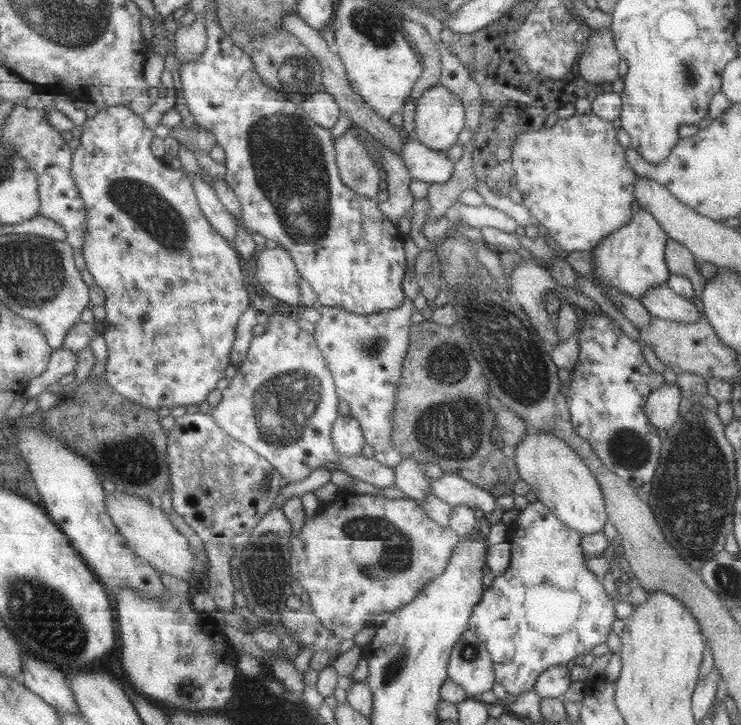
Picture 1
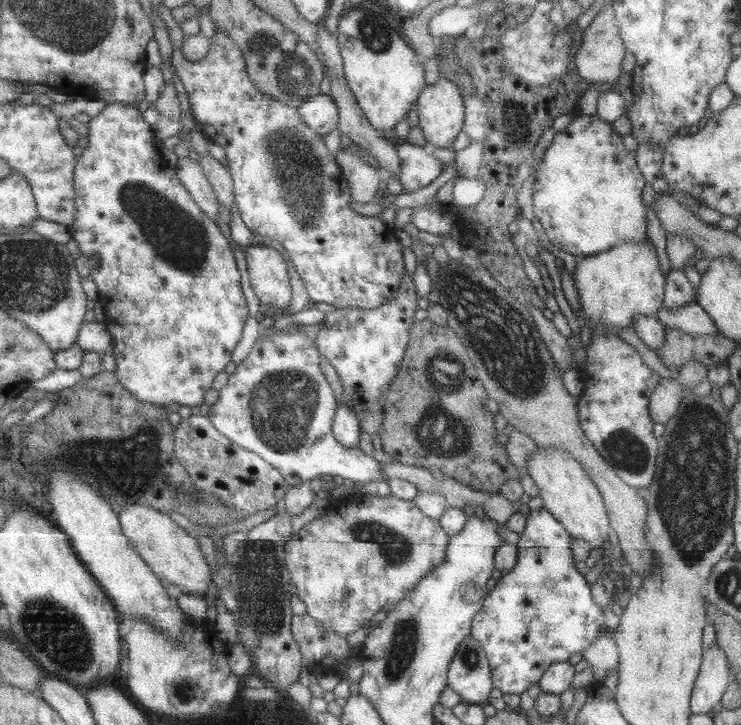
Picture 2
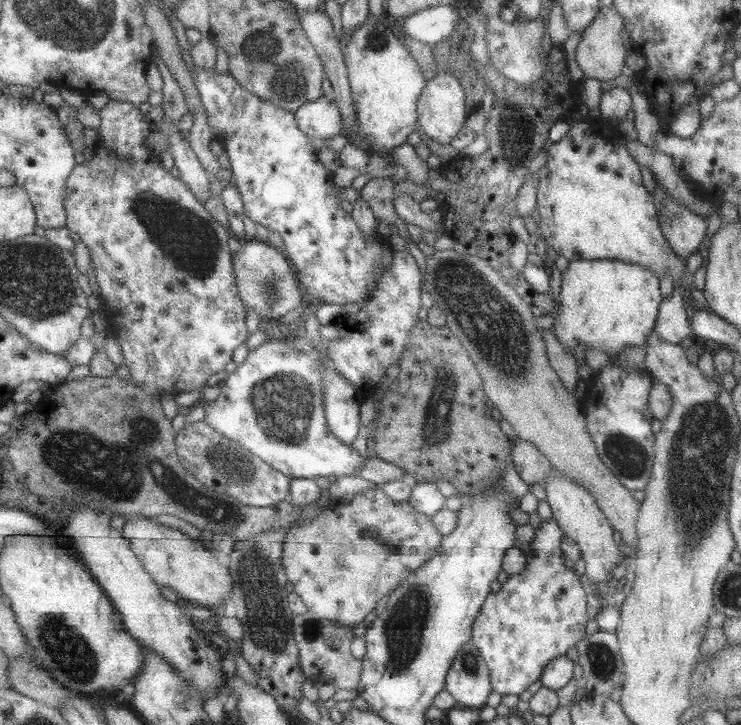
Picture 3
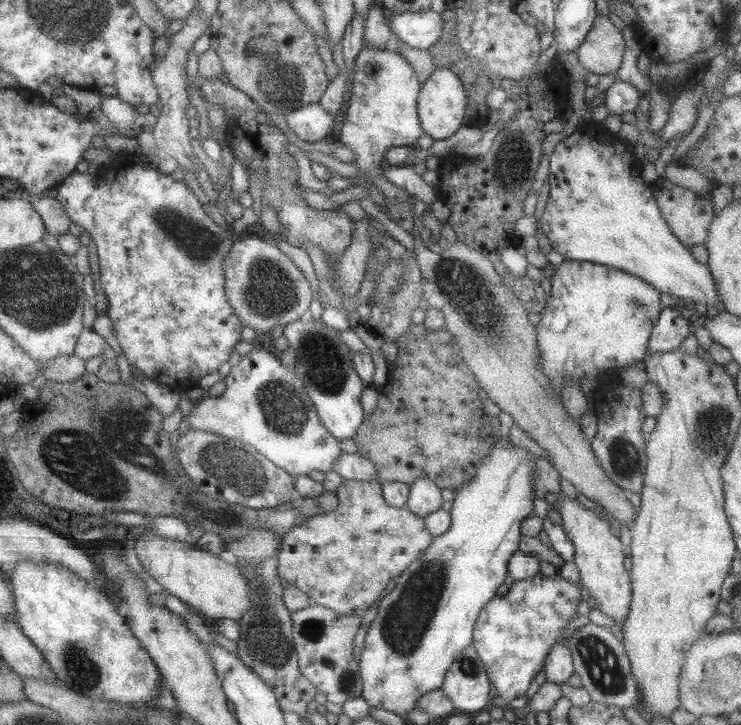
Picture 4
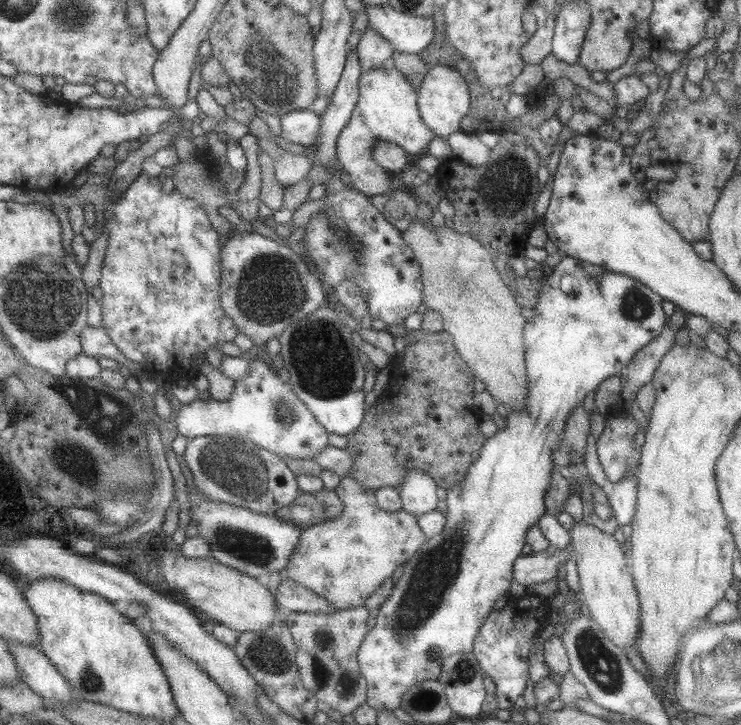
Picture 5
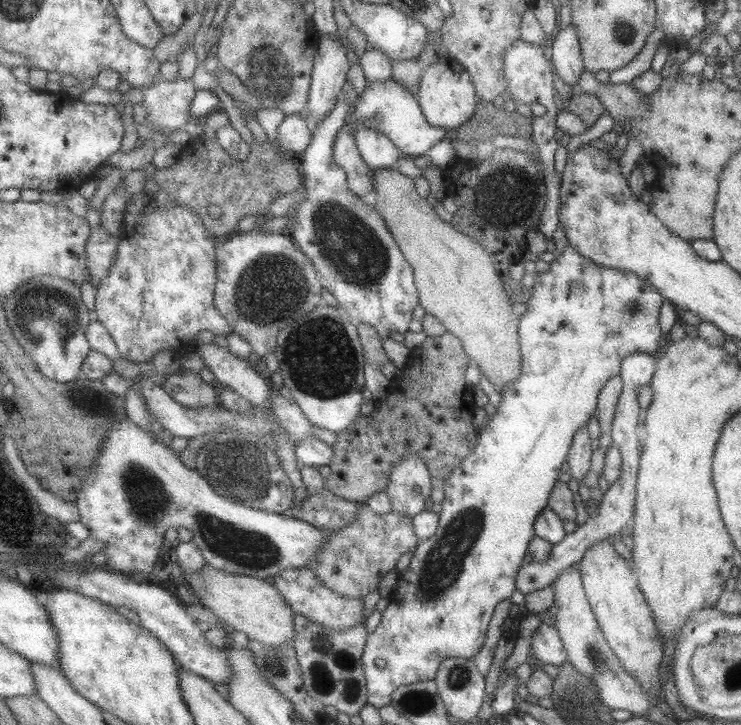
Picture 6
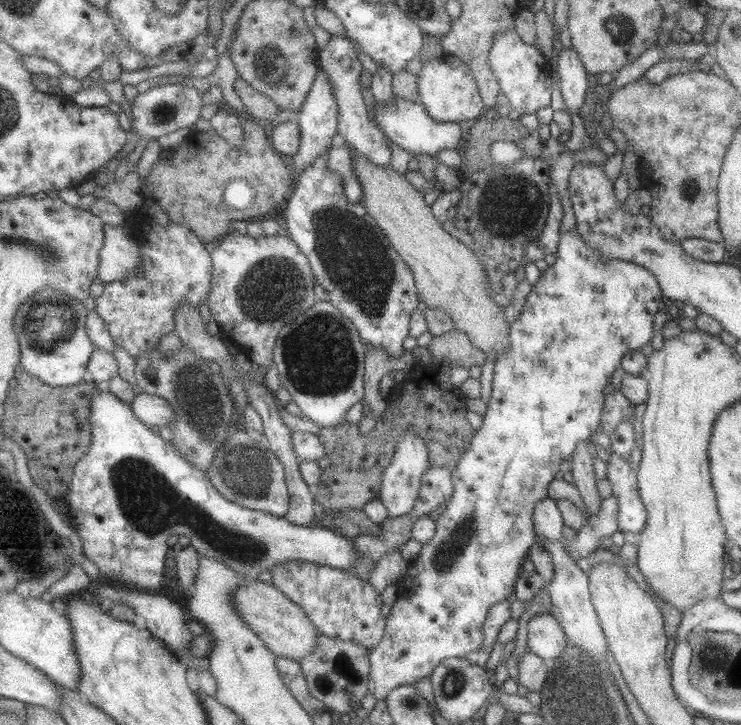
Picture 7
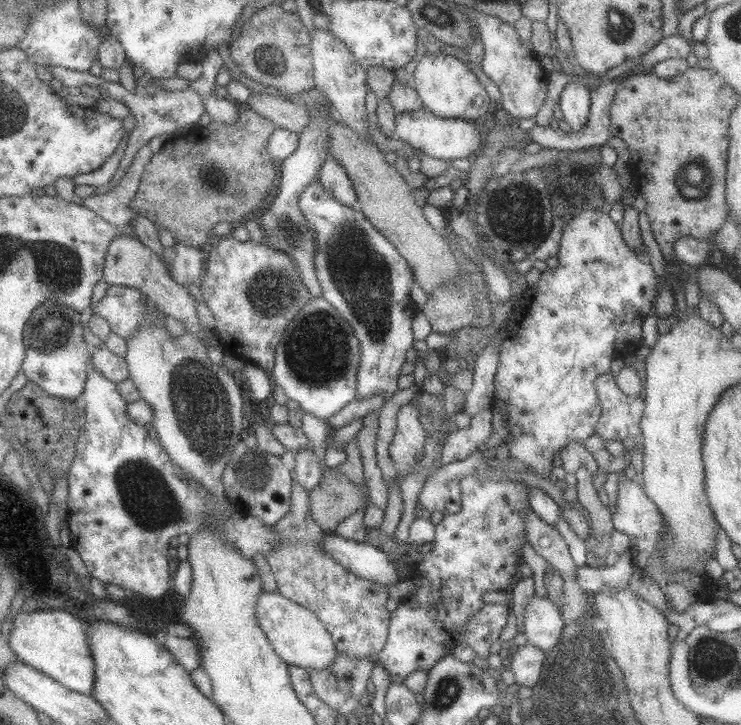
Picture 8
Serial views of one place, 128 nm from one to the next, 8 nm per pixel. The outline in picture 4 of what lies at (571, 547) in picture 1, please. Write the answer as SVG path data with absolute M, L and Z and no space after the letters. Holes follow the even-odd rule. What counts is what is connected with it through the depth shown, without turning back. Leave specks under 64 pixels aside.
M537 572L531 578L525 580L514 580L507 593L503 596L495 595L477 615L470 644L478 654L479 660L488 676L490 687L495 687L497 697L505 702L523 697L531 685L539 669L543 668L545 655L549 653L551 646L562 642L564 626L569 623L573 616L577 616L576 606L581 601L579 589L558 576L548 578L542 572Z

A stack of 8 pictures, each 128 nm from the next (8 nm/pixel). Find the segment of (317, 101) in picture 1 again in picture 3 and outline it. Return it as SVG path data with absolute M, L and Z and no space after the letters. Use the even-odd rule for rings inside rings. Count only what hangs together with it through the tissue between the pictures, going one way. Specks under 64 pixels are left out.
M327 96L301 106L295 116L299 128L315 141L333 138L343 130L341 109Z

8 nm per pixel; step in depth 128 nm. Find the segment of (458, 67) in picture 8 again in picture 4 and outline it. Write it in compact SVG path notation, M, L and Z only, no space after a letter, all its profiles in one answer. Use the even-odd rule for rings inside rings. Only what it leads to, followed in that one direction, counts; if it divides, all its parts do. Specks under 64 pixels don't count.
M447 68L433 70L423 82L418 98L418 118L424 134L434 141L450 137L462 124L466 108L466 94L459 78Z

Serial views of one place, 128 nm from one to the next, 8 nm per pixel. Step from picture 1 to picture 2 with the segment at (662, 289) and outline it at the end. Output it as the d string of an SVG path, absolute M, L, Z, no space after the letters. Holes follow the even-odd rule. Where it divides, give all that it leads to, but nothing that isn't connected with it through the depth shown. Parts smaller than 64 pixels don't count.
M696 302L683 304L681 308L669 310L662 304L655 314L656 319L666 328L679 329L689 334L717 334L715 323Z

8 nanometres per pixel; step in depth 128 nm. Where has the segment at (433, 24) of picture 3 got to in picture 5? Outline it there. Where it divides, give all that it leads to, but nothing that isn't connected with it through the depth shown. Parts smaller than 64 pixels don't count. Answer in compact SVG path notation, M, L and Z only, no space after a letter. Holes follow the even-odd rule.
M365 5L368 28L379 32L393 50L405 54L418 54L429 44L434 35L431 16L415 16L394 10L389 5Z

